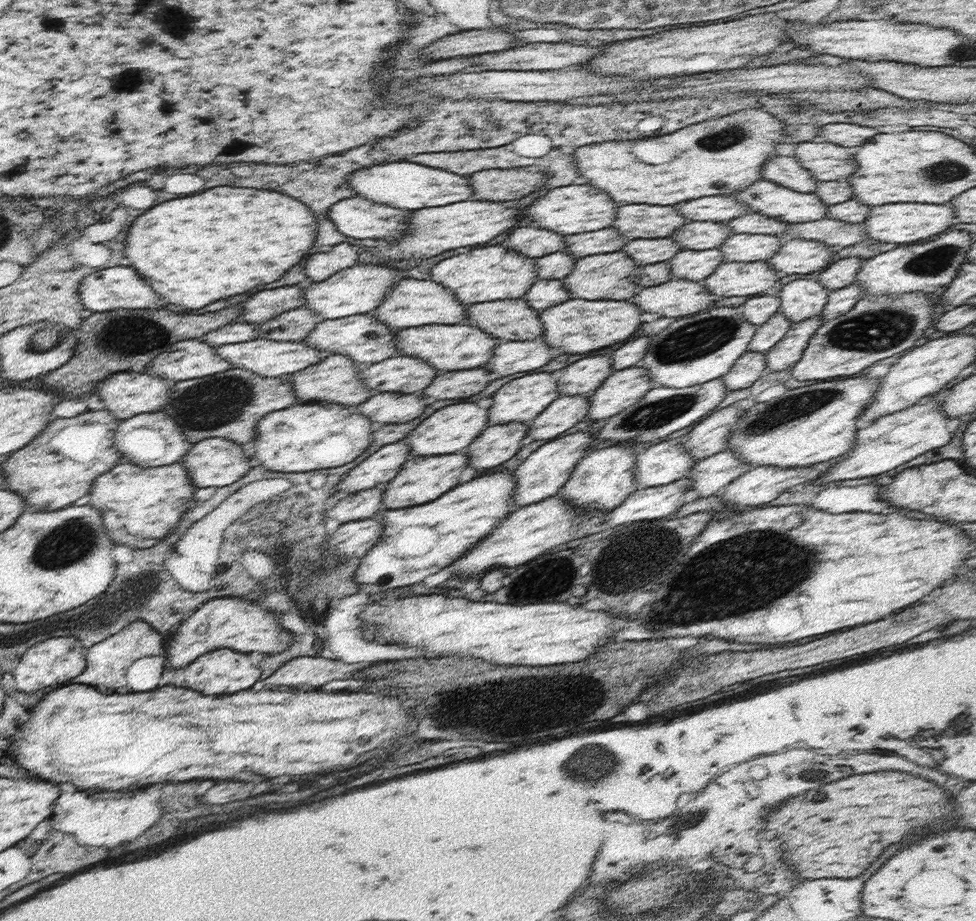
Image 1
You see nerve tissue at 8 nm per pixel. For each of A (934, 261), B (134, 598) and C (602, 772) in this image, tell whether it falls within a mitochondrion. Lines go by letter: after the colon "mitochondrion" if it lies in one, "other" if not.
A: mitochondrion
B: mitochondrion
C: mitochondrion

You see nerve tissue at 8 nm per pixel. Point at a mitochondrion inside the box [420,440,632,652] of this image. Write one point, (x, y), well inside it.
(538, 581)

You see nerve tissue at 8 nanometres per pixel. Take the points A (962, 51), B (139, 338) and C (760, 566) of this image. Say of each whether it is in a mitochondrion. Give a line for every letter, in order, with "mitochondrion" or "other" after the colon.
A: mitochondrion
B: mitochondrion
C: mitochondrion

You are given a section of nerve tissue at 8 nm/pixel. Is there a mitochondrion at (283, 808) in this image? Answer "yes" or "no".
no

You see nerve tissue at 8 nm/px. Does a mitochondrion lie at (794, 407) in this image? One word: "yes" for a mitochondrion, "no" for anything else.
yes

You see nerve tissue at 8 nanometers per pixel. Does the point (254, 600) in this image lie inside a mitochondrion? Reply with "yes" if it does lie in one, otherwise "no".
no

